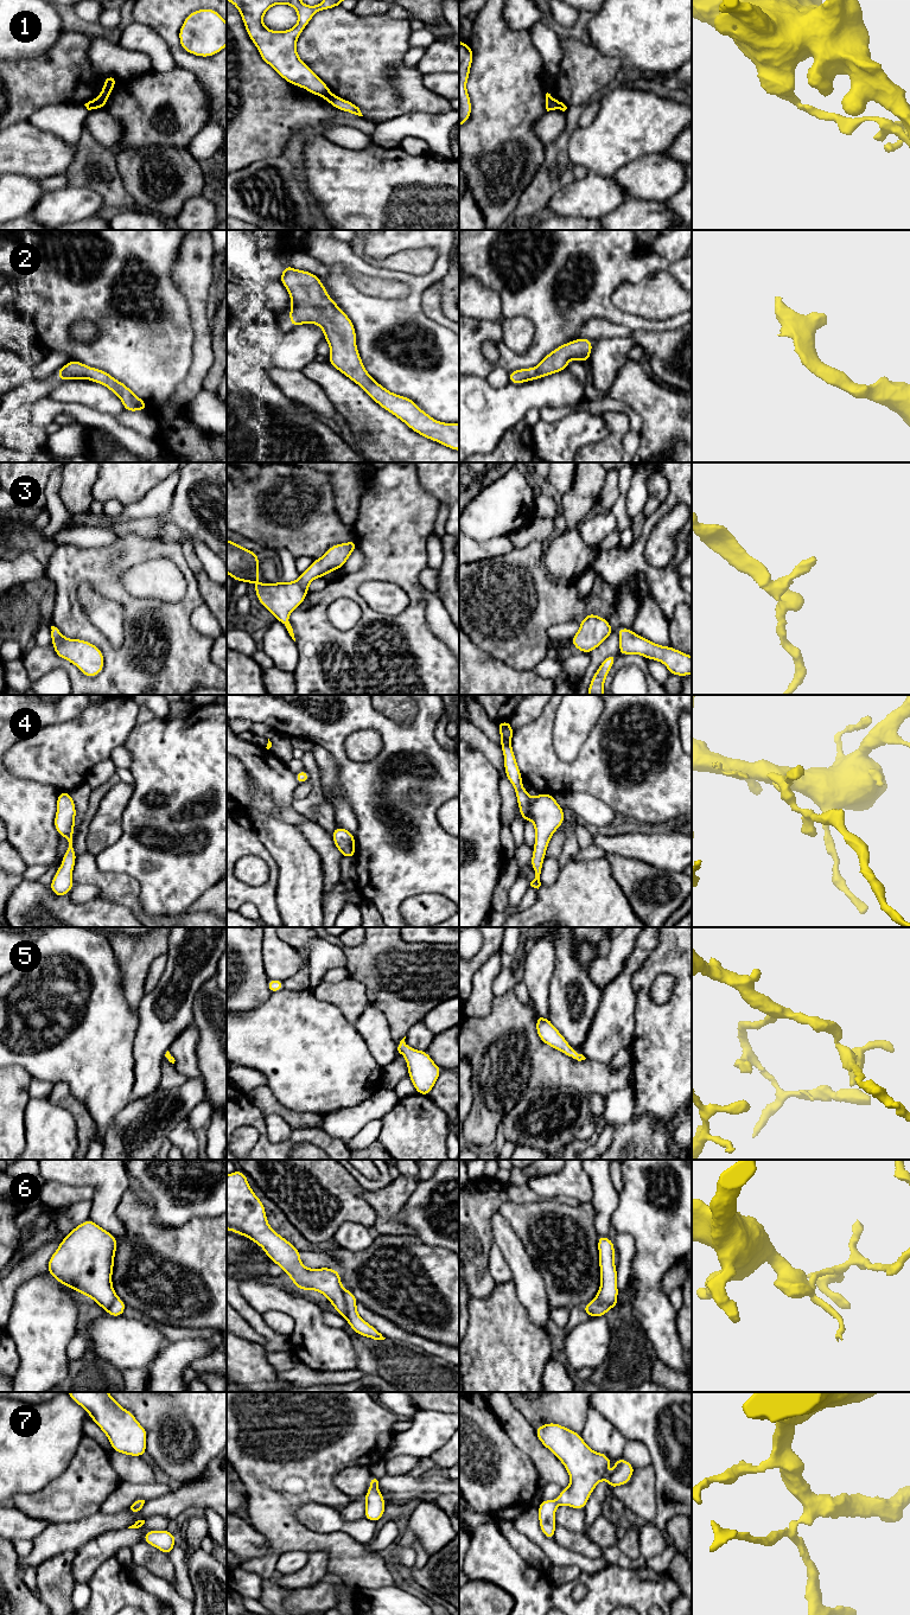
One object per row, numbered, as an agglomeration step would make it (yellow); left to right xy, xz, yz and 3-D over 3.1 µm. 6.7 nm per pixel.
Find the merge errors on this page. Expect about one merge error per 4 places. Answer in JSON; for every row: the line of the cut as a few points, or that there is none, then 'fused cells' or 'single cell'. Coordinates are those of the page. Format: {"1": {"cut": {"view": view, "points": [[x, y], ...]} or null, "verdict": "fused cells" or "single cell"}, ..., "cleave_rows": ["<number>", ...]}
{"1": {"cut": {"view": "xz", "points": [[330, 93], [324, 97]]}, "verdict": "fused cells"}, "2": {"cut": null, "verdict": "single cell"}, "3": {"cut": null, "verdict": "single cell"}, "4": {"cut": null, "verdict": "single cell"}, "5": {"cut": null, "verdict": "single cell"}, "6": {"cut": {"view": "xz", "points": [[343, 1290], [347, 1309], [344, 1315]]}, "verdict": "fused cells"}, "7": {"cut": null, "verdict": "single cell"}, "cleave_rows": ["1", "6"]}

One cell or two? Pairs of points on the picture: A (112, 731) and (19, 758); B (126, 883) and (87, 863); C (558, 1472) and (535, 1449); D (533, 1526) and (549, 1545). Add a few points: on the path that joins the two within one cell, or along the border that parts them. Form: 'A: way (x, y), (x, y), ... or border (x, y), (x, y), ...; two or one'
A: way (89, 734), (69, 751), (42, 751); one
B: way (115, 883), (102, 881), (95, 874); one
C: way (552, 1466), (541, 1455); one
D: way (533, 1531), (545, 1543); one

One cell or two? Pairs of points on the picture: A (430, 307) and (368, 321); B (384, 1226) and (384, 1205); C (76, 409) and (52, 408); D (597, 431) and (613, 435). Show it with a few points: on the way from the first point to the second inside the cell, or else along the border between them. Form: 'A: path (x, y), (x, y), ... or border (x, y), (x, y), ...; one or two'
A: border (433, 282), (422, 293), (421, 310), (444, 326); two
B: path (384, 1221), (384, 1210); one
C: path (70, 408), (58, 408); one
D: border (604, 415), (606, 435), (583, 447); two

